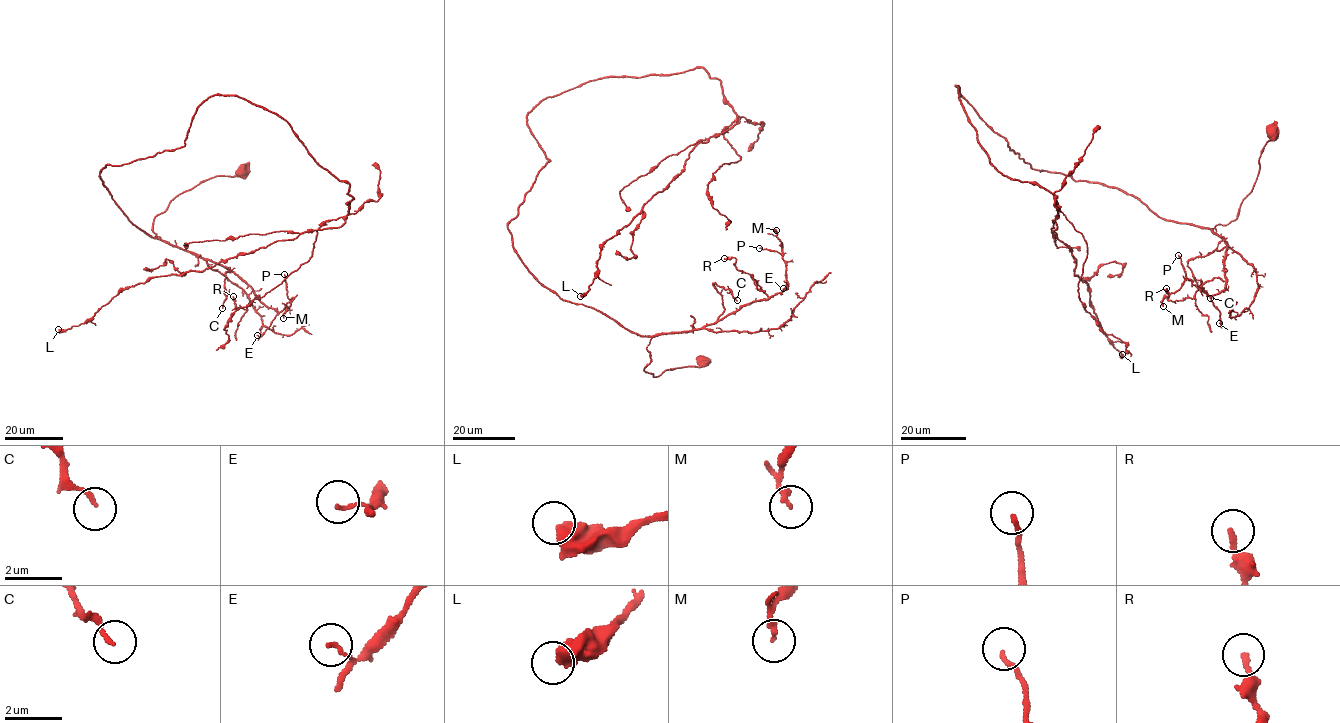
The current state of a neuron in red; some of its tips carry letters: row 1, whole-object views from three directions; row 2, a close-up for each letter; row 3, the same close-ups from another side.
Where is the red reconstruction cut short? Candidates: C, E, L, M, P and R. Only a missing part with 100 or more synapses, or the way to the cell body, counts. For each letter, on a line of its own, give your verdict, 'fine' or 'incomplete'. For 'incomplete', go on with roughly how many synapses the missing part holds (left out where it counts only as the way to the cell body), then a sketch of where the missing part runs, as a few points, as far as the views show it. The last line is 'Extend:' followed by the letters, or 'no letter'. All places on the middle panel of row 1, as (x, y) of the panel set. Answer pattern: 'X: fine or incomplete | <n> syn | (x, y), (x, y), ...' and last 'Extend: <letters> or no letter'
C: fine
E: fine
L: fine
M: fine
P: fine
R: fine
Extend: no letter

